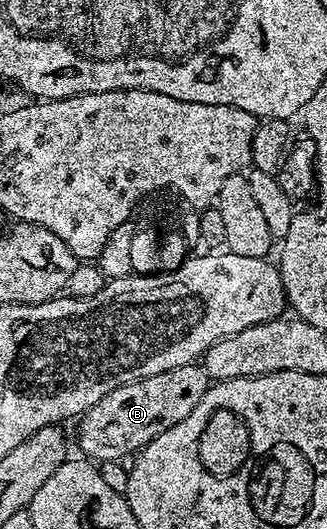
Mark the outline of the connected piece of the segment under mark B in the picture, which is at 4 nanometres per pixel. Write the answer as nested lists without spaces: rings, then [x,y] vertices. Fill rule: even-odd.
[[[199,364],[152,374],[124,383],[95,403],[79,418],[78,443],[87,458],[95,462],[119,462],[137,454],[154,437],[190,415],[210,386],[208,372]]]

